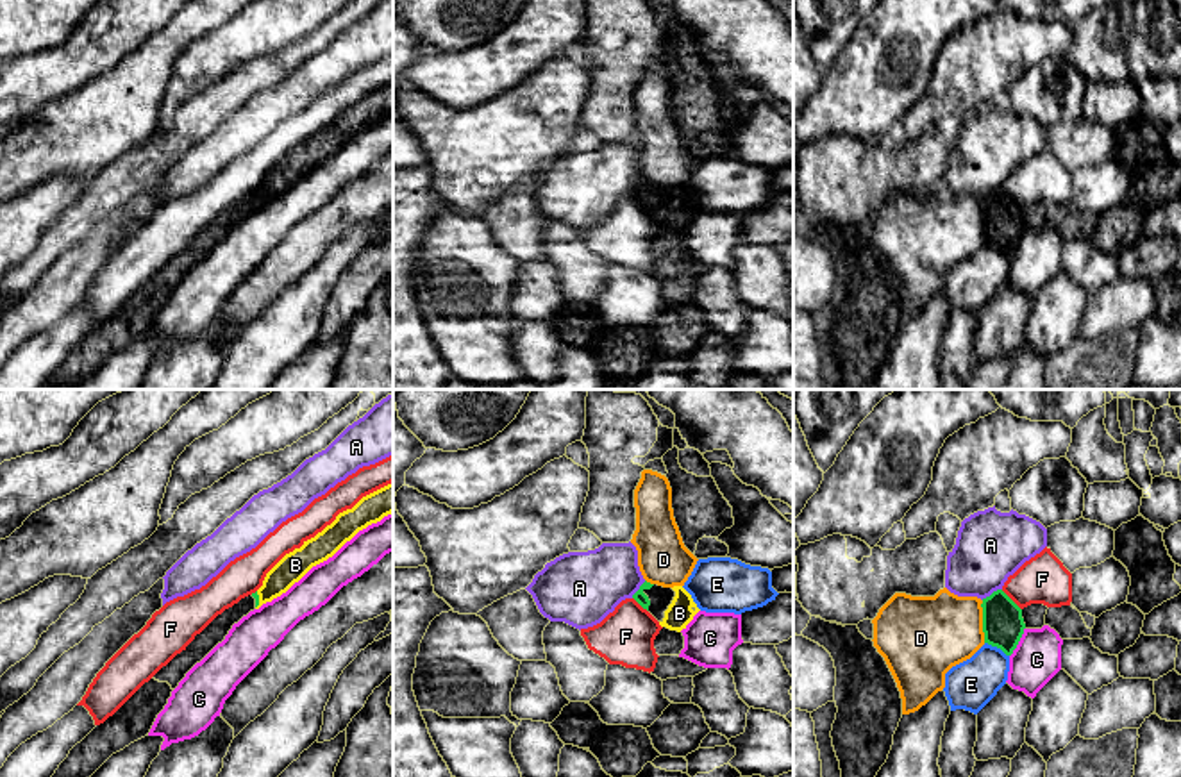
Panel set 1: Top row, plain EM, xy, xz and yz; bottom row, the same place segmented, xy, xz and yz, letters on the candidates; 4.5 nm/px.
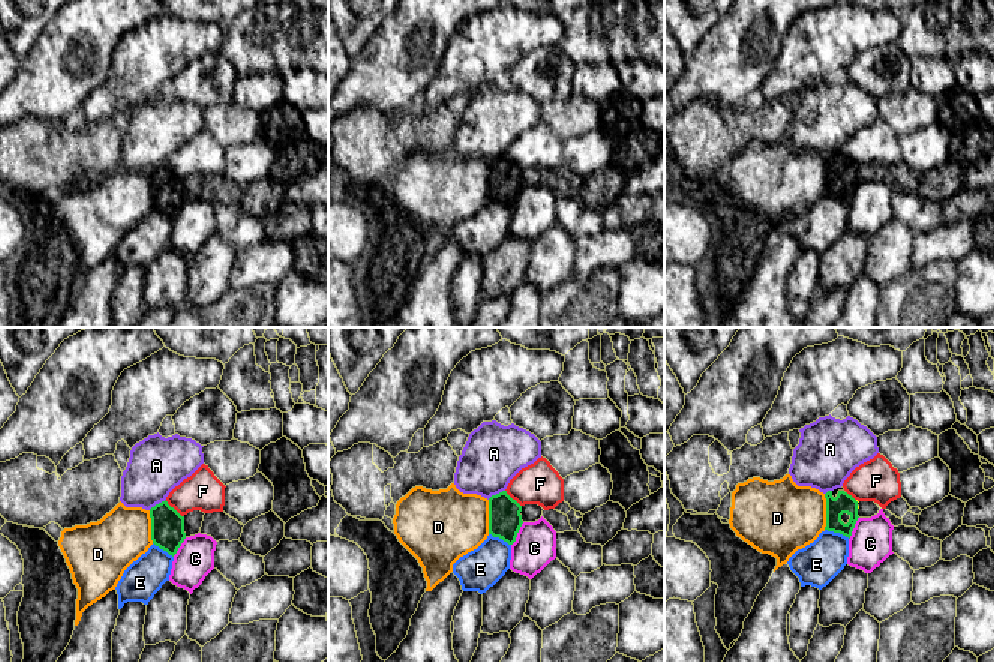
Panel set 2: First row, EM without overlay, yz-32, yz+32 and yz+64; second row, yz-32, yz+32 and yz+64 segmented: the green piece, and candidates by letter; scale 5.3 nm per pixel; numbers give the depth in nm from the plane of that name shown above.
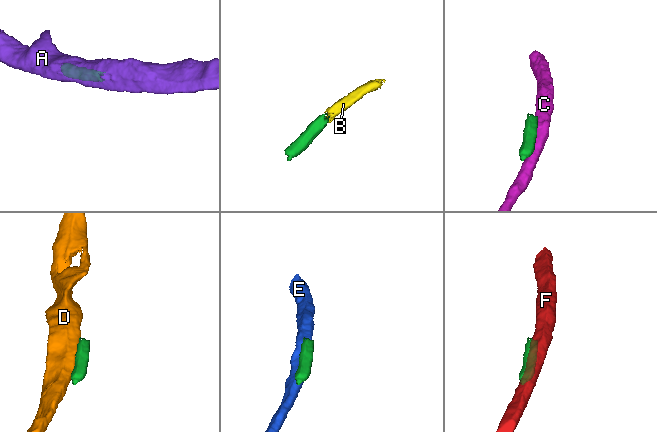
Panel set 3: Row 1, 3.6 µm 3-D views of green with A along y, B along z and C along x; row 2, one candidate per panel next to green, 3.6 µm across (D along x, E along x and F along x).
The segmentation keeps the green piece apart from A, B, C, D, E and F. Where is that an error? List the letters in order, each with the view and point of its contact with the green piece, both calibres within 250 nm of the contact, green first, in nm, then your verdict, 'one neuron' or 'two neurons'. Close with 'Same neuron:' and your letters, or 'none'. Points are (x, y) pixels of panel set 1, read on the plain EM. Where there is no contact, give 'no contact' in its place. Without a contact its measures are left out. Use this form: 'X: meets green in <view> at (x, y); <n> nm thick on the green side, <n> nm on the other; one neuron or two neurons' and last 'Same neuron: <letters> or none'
A: meets green in yz at (992, 193); 190 nm thick on the green side, 320 nm on the other; two neurons
B: meets green in xy at (258, 200); 20 nm thick on the green side, 120 nm on the other; one neuron
C: meets green in yz at (1019, 240); 190 nm thick on the green side, 220 nm on the other; two neurons
D: meets green in yz at (983, 222); 190 nm thick on the green side, 360 nm on the other; two neurons
E: meets green in yz at (997, 247); 190 nm thick on the green side, 220 nm on the other; two neurons
F: meets green in yz at (1012, 200); 190 nm thick on the green side, 220 nm on the other; two neurons
Same neuron: B

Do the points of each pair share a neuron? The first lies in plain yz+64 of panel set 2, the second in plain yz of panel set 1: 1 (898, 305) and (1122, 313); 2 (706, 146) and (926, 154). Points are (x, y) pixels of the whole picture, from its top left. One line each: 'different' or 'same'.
1: different
2: same

